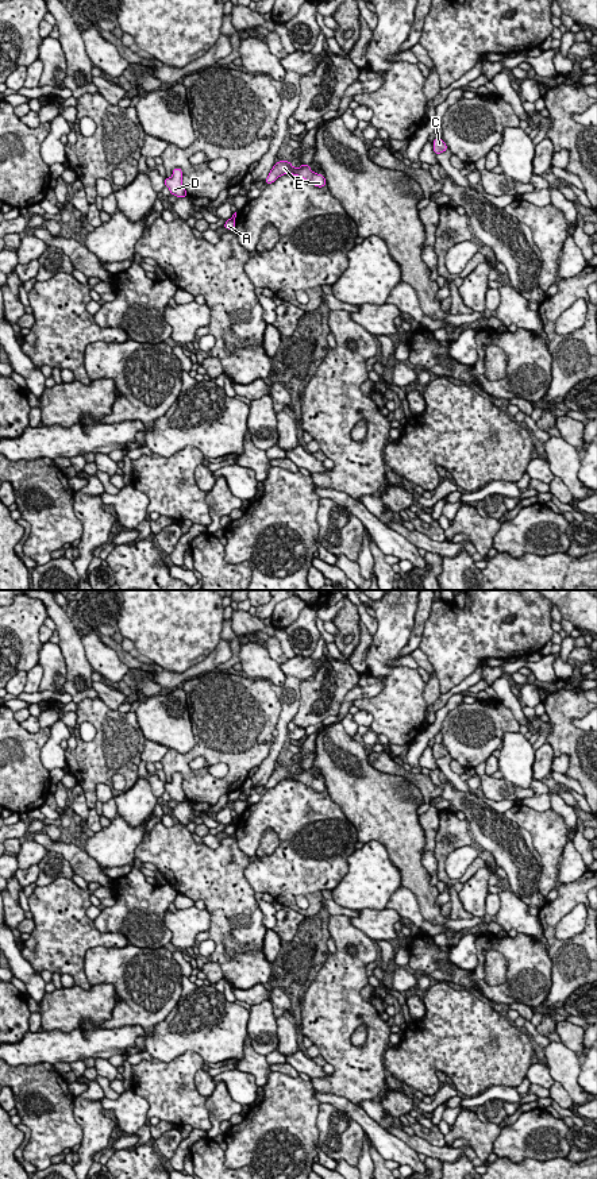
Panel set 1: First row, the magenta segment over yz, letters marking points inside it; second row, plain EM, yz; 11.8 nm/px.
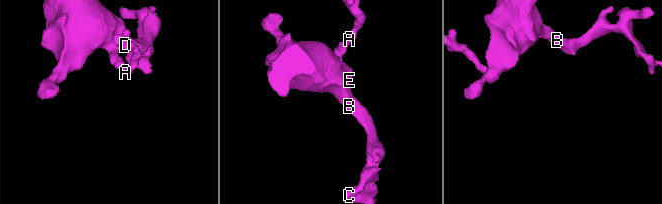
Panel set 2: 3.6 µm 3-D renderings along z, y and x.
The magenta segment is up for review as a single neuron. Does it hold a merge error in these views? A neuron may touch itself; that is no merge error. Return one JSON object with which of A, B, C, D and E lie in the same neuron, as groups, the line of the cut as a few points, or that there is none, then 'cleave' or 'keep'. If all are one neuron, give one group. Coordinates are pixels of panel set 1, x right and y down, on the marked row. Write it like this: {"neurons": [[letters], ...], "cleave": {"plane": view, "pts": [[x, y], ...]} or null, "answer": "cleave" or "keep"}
{"neurons": [["A", "D"], ["B", "C", "E"]], "cleave": {"plane": "yz", "pts": [[231, 218], [234, 220]]}, "answer": "cleave"}

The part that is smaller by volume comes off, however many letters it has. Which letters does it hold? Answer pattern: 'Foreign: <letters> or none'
Foreign: B, C, E

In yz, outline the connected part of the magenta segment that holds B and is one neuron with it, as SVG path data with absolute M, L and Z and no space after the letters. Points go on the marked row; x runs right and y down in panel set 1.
M280 161L273 165L273 169L270 170L267 178L265 180L265 184L273 184L280 176L284 174L293 174L303 177L308 182L313 184L317 188L323 188L327 185L326 178L323 174L313 173L309 167L309 165L300 165L298 169L293 167L289 161Z

